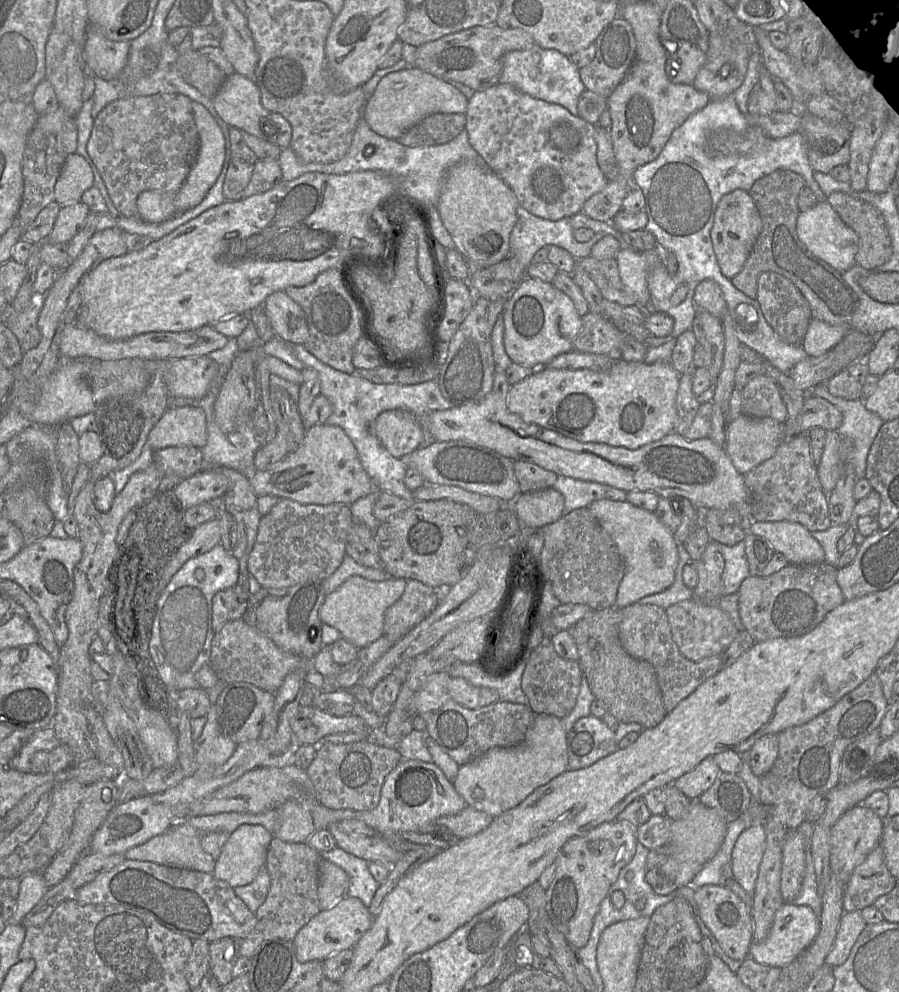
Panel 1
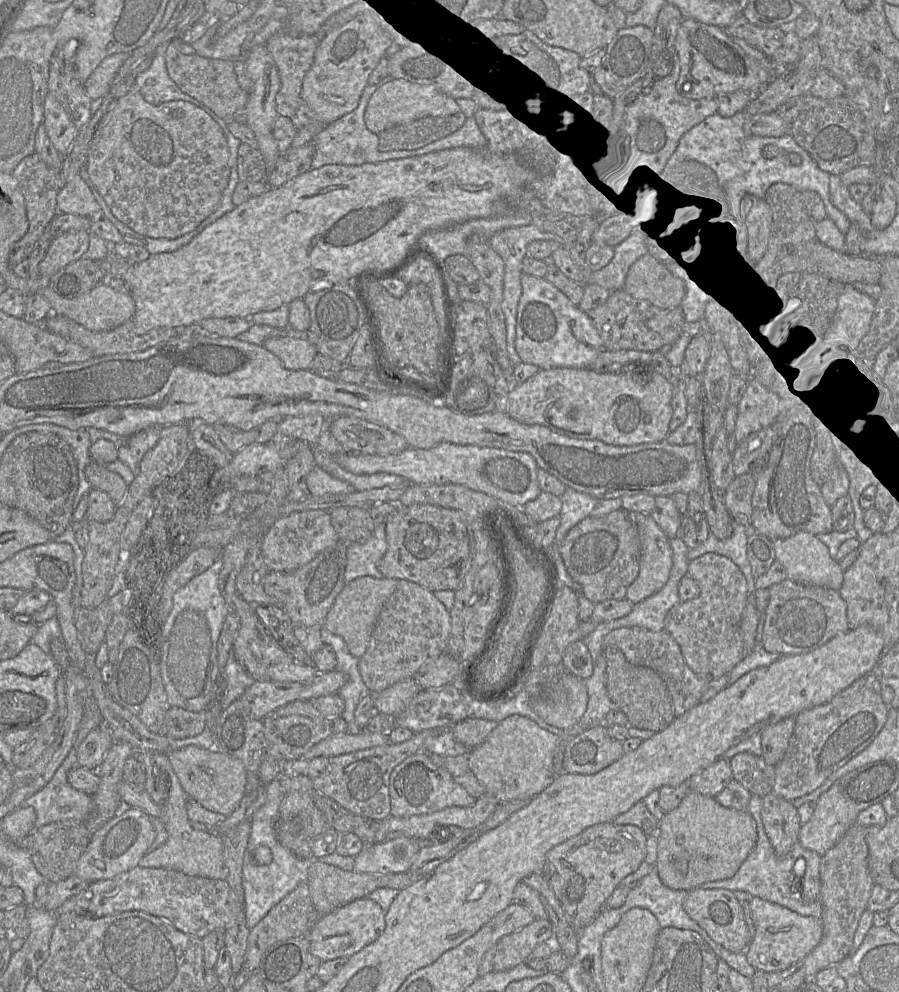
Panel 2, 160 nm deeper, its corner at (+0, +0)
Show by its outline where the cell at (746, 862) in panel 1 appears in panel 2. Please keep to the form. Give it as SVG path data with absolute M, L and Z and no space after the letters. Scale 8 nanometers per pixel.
M752 896L755 934L745 951L749 964L765 973L780 972L801 961L818 946L823 935L820 918L802 916L786 907Z

